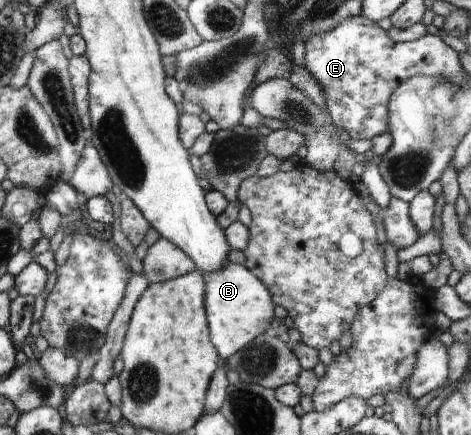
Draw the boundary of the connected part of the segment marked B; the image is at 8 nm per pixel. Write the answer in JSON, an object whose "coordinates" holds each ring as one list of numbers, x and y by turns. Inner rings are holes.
{"coordinates":[[226,262,219,270,208,273,208,317,212,322,212,341,220,346,220,357,228,358,251,345,266,332,274,320,271,291,252,271,240,264]]}

